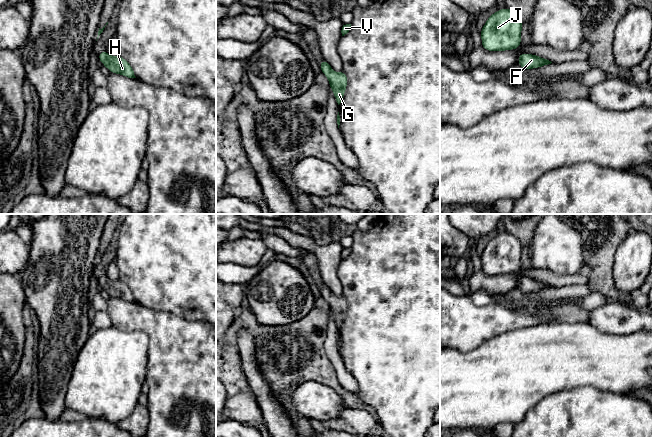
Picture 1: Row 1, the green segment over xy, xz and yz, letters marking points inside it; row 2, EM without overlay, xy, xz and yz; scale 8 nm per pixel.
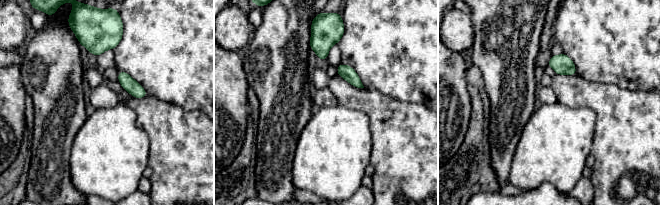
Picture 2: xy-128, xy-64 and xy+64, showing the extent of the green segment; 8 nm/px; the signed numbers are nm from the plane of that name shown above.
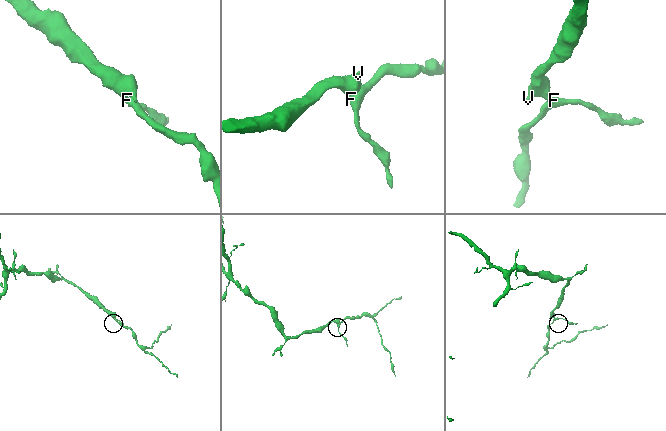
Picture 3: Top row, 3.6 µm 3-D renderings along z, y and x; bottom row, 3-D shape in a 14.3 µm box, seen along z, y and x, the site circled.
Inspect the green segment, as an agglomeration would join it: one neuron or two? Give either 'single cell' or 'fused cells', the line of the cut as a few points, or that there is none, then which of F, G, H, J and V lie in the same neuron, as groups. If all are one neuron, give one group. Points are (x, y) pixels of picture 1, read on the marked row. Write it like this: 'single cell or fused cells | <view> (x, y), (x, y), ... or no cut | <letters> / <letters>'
single cell | no cut | F G H J V

